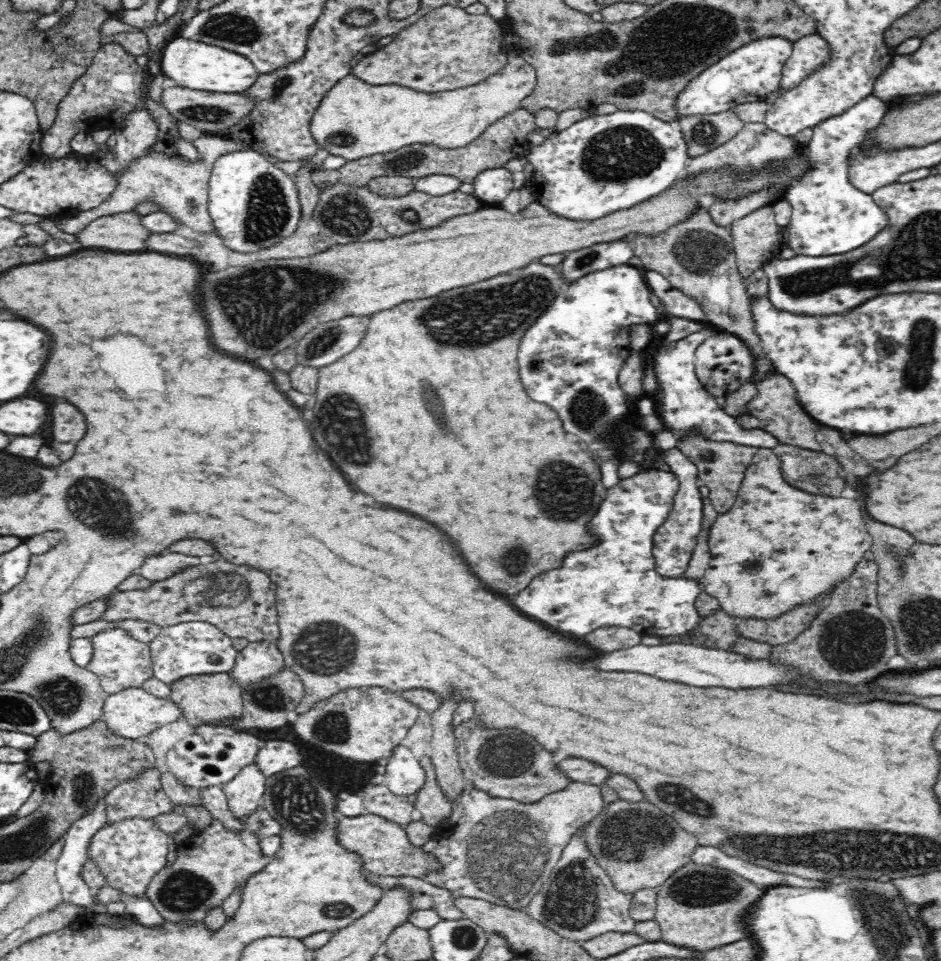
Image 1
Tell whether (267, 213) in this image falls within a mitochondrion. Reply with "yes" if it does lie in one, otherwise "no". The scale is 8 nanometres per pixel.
yes

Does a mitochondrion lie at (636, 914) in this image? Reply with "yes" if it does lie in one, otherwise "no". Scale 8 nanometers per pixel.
no

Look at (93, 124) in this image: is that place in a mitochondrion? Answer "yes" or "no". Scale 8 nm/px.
no

